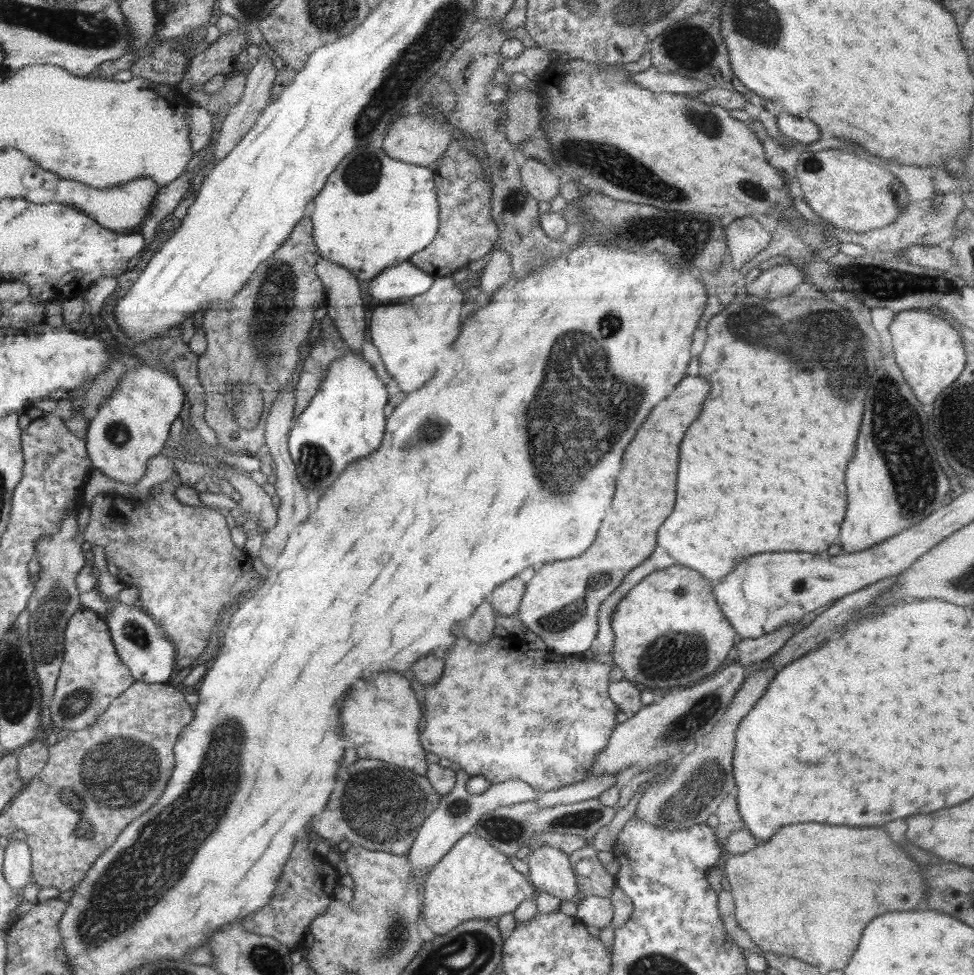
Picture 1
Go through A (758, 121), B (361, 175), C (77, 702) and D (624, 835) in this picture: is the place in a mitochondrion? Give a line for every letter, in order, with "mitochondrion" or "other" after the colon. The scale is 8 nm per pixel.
A: other
B: mitochondrion
C: mitochondrion
D: other

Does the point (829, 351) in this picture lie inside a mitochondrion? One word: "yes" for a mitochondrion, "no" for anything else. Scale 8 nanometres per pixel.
yes

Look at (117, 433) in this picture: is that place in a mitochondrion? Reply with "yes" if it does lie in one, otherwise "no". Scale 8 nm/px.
yes

